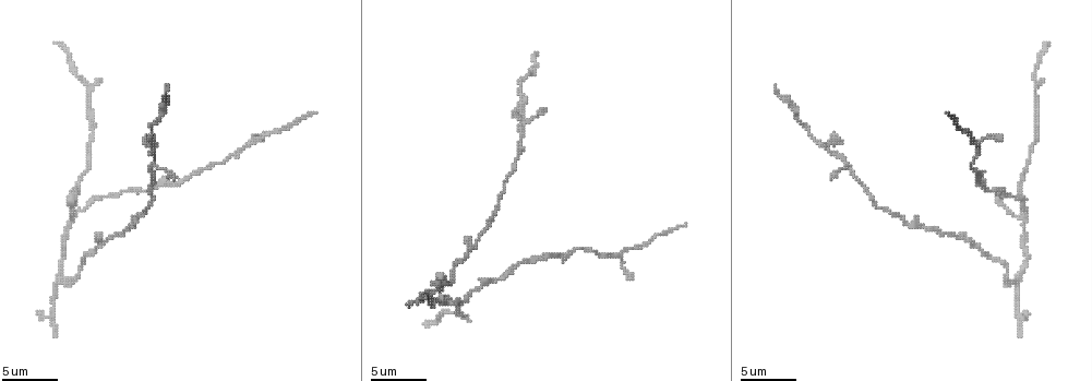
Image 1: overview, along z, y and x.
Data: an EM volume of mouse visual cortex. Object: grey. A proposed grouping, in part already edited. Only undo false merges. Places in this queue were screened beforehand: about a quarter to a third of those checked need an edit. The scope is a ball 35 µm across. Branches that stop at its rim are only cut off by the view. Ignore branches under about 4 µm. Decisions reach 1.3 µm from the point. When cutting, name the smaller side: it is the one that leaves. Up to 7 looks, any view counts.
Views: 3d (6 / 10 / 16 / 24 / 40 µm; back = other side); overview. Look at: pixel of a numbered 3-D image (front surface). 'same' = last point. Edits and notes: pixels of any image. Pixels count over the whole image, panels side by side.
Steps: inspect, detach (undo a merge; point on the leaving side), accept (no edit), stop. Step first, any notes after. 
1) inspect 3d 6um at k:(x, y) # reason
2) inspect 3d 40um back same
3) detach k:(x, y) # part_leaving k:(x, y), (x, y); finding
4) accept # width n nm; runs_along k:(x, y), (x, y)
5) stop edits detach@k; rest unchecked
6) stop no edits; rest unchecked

inspect 3d 16um at 1:(544, 256) # sudden change in width

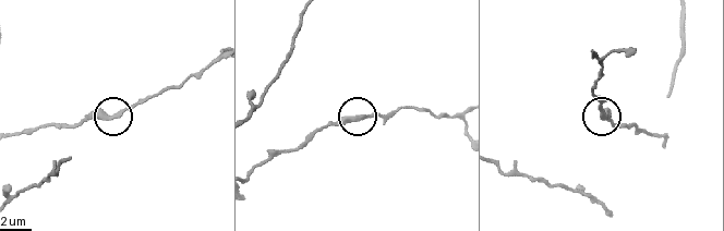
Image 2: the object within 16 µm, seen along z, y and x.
accept # runs_along 2:(664, 142), (638, 125), (623, 125), (605, 117), (603, 100); all the same neuron

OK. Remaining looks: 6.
inspect 3d 10um at 1:(471, 248) # two arms in line, one across

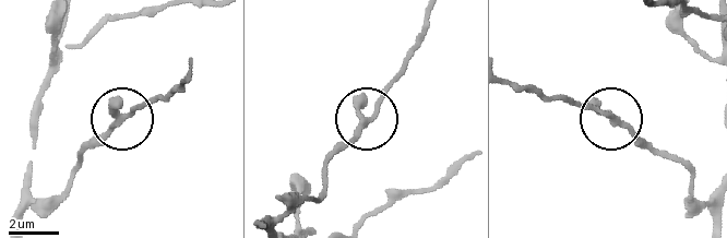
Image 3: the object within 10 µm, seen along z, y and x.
inspect 3d 10um back at 3:(120, 120)

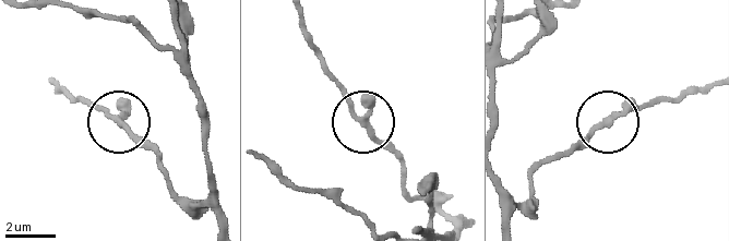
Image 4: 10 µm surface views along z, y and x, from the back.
accept # width 210 nm; runs_along 4:(506, 194), (523, 203), (541, 167), (653, 100); one neuron here

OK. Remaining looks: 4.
inspect 3d 6um at 1:(59, 273)

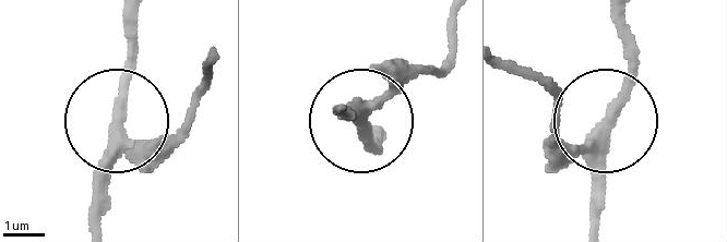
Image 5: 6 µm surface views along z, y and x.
accept # width 290 nm; one neuron here

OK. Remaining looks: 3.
stop no edits; rest unchecked

